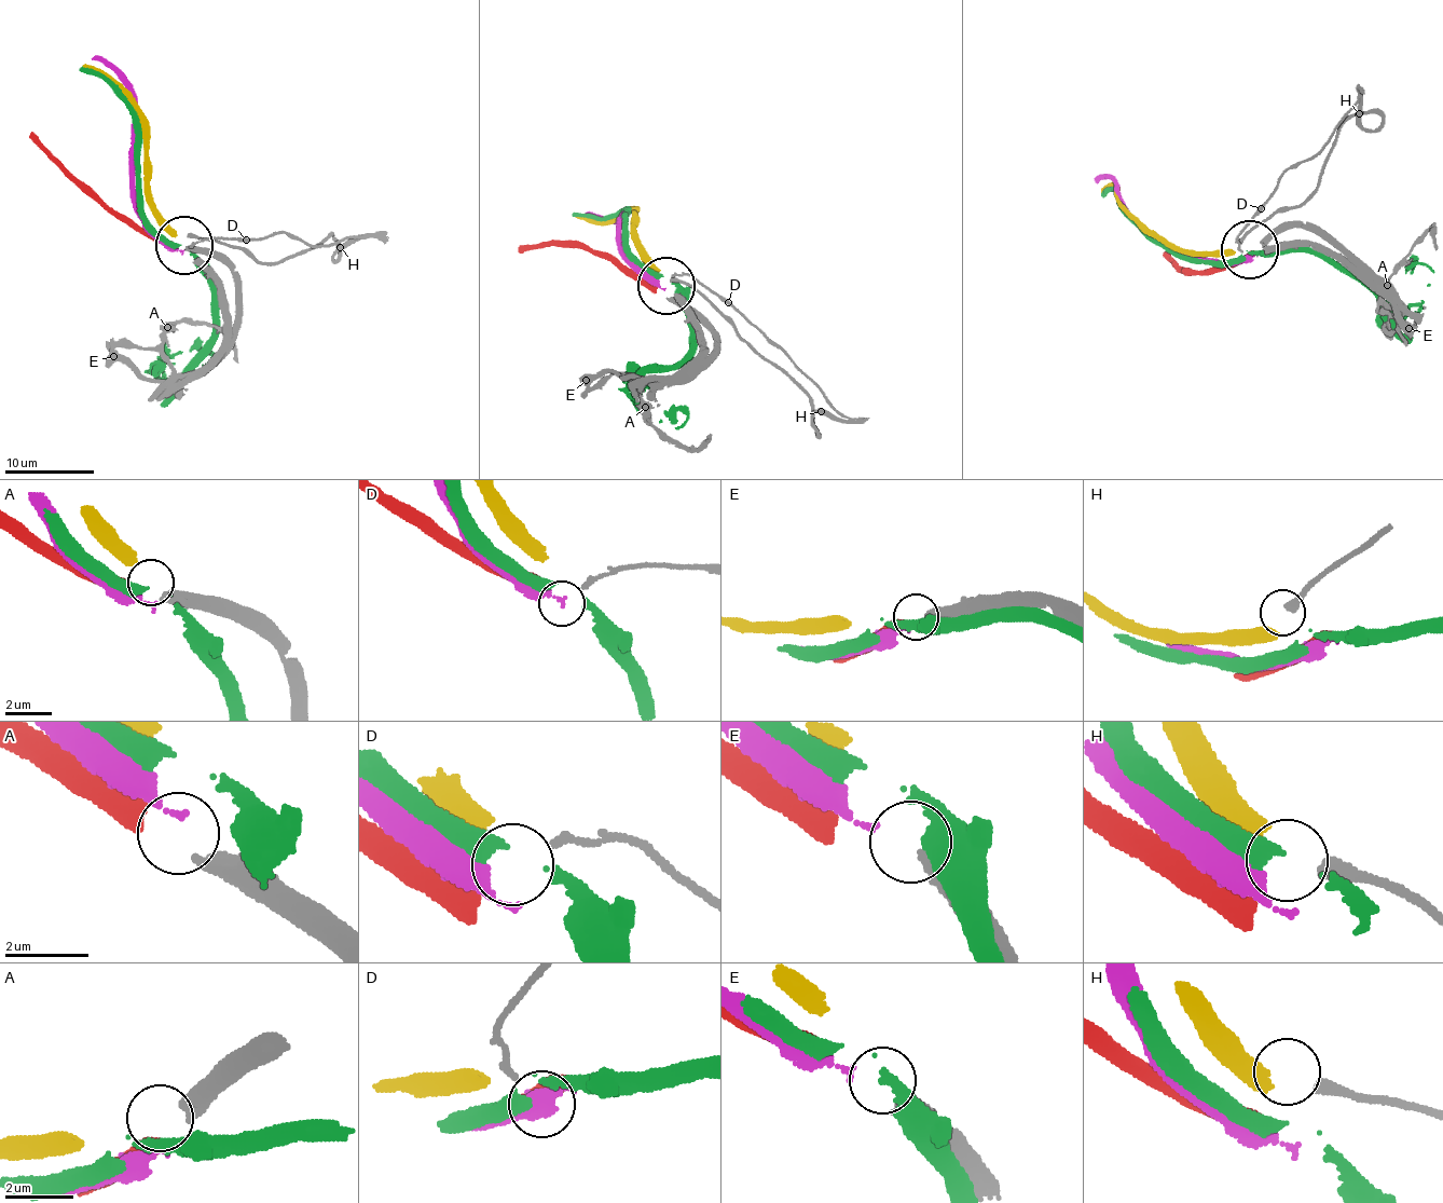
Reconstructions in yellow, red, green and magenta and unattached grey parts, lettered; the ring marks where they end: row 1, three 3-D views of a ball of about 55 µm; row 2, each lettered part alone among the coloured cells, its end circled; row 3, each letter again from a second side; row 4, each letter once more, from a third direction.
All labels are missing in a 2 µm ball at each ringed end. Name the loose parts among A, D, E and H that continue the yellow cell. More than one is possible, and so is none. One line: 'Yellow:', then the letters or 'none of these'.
Yellow: none of these

